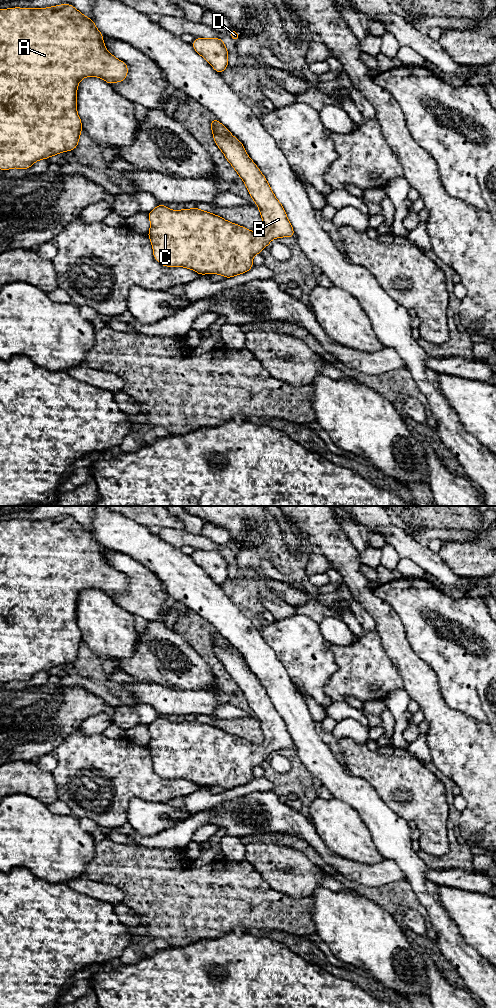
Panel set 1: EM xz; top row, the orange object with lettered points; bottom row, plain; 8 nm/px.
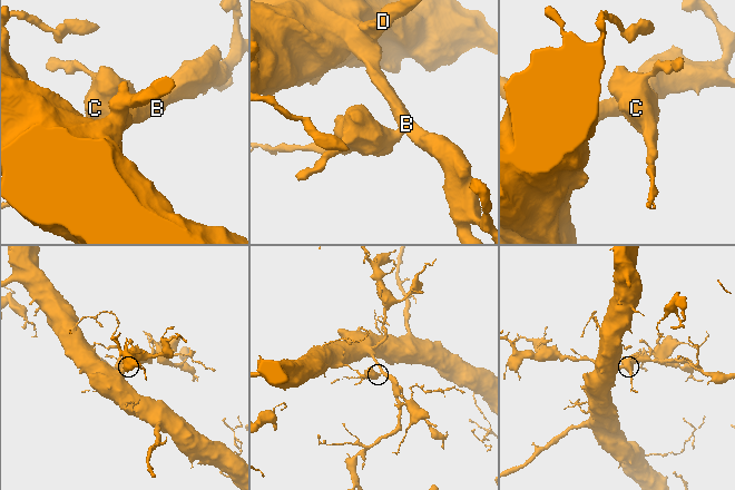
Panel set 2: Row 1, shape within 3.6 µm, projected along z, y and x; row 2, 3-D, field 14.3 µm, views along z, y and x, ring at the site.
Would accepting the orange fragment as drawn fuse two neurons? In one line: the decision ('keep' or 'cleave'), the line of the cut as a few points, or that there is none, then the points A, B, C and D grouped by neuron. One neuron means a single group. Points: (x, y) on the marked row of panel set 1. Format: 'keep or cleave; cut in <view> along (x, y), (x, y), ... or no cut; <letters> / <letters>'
keep; no cut; A B C D

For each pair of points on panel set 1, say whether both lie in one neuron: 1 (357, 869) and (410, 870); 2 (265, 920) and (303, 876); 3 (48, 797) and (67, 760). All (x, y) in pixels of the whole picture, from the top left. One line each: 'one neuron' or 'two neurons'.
1: two neurons
2: two neurons
3: two neurons

